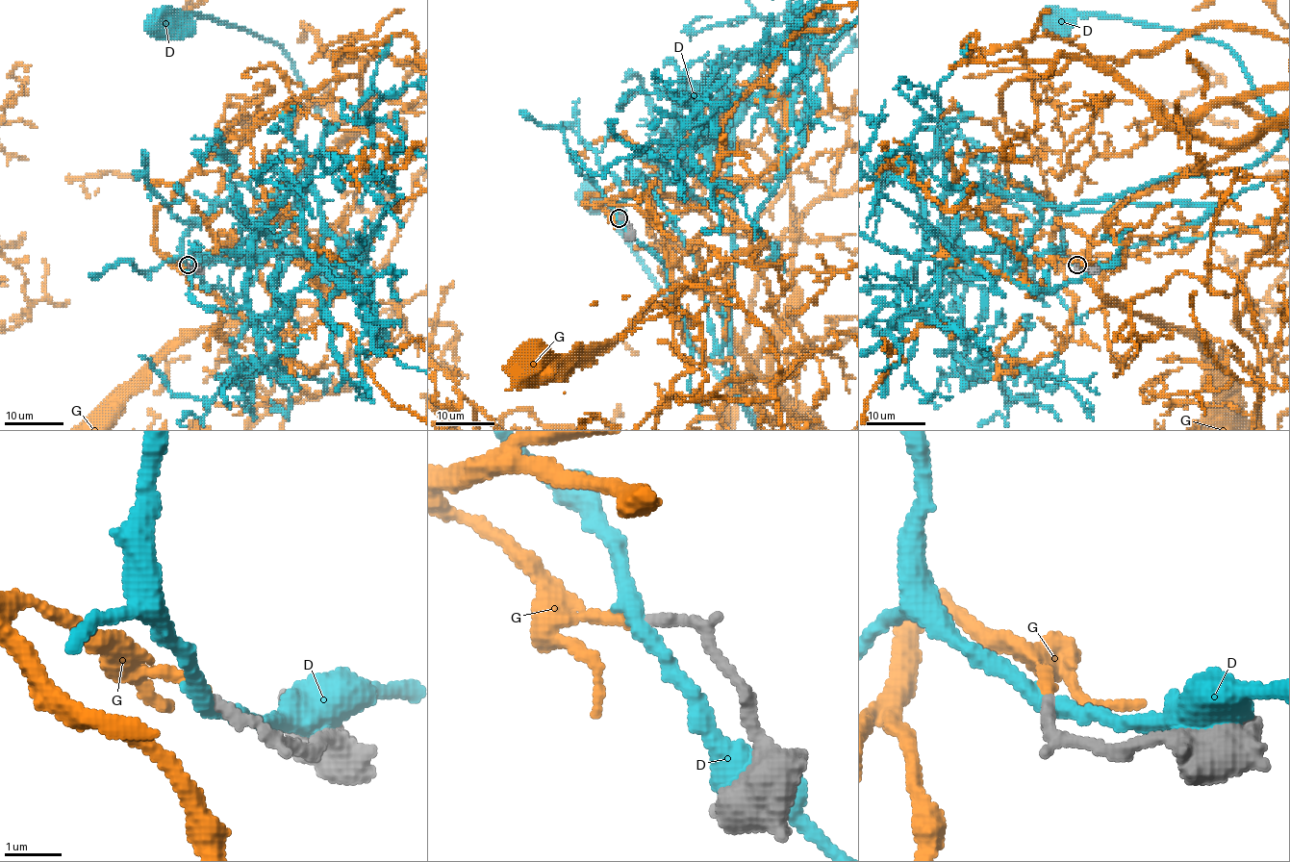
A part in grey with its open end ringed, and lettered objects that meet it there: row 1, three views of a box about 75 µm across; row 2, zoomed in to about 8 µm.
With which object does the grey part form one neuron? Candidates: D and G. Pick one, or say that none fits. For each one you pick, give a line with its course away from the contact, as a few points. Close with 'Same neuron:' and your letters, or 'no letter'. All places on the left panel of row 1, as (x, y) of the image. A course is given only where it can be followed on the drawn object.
Same neuron: no letter

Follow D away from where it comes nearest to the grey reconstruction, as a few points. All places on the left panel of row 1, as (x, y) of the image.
D: (188, 266), (182, 239), (230, 188), (243, 216), (307, 188), (302, 208), (323, 127), (276, 43), (160, 21)

